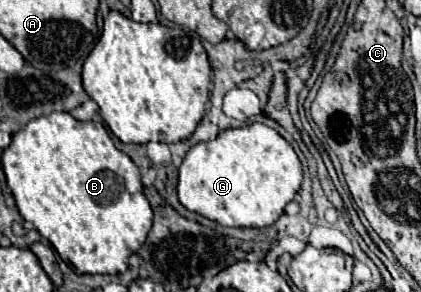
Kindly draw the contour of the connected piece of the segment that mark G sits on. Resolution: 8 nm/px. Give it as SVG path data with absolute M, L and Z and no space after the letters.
M254 122L232 130L222 130L214 140L192 146L178 168L178 198L182 206L198 212L222 226L234 228L266 228L272 226L284 212L286 204L294 200L302 184L302 164L294 148L272 128Z

